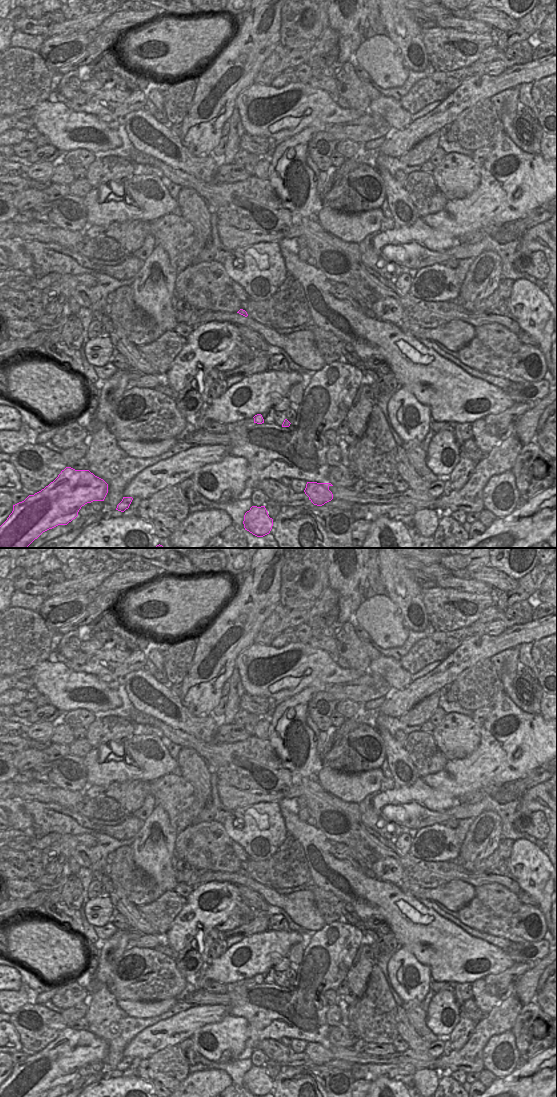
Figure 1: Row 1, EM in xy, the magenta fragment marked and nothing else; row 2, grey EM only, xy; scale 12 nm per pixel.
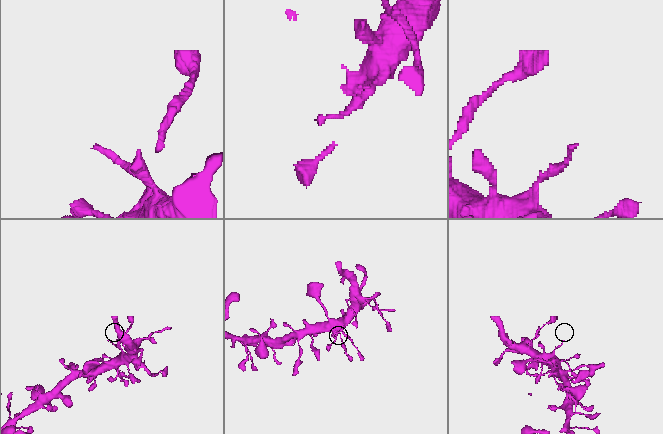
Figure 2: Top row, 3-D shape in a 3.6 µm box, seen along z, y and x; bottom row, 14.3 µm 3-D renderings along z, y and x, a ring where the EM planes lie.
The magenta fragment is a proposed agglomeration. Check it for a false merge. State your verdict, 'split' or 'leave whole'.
leave whole

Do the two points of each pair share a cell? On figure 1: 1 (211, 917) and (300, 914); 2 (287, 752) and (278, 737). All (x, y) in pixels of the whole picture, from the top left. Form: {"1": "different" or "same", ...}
{"1": "different", "2": "same"}

